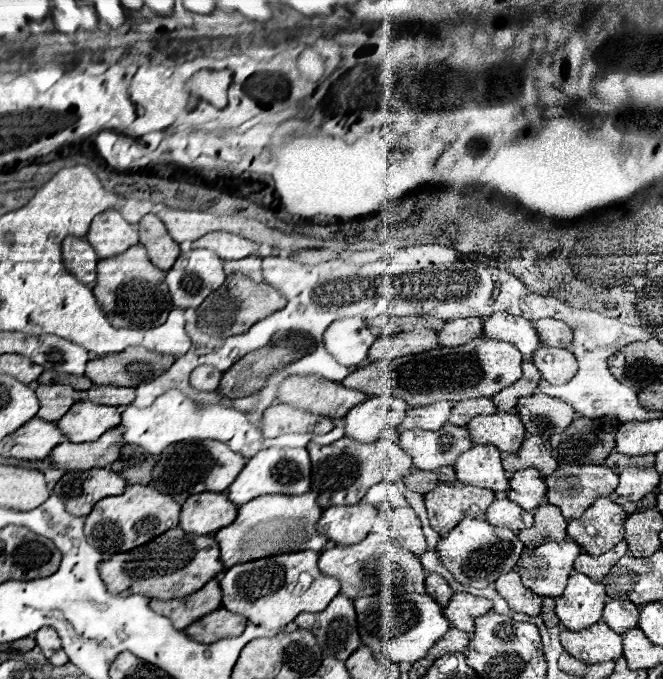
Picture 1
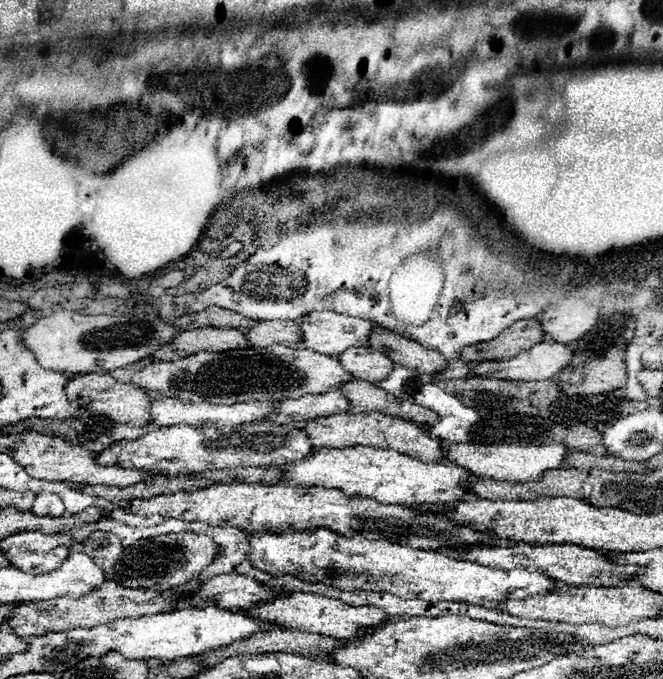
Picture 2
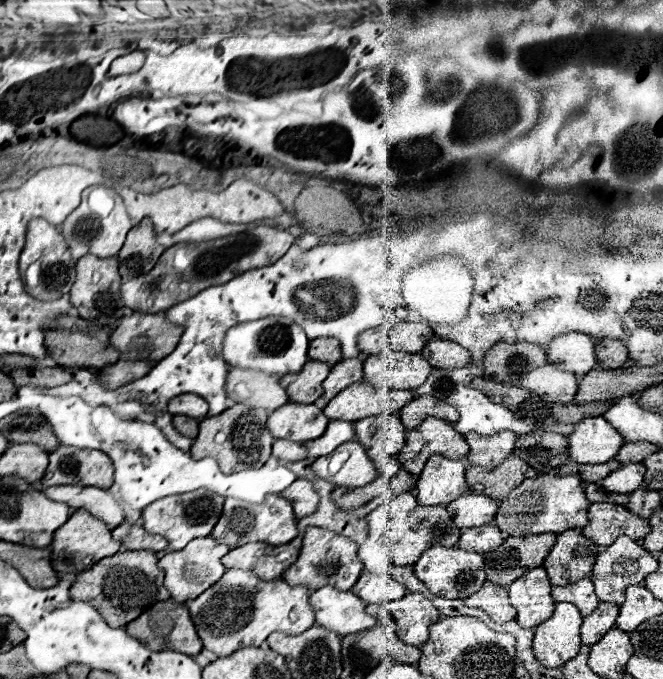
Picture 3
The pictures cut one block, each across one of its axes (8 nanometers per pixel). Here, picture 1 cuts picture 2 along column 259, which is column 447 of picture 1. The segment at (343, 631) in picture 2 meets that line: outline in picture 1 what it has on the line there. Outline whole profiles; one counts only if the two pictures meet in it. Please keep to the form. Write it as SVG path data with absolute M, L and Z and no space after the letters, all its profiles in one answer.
M468 592L454 594L444 608L444 616L450 620L452 628L460 628L468 634L474 632L474 620L480 614L488 614L492 610L492 600L482 596L472 596Z

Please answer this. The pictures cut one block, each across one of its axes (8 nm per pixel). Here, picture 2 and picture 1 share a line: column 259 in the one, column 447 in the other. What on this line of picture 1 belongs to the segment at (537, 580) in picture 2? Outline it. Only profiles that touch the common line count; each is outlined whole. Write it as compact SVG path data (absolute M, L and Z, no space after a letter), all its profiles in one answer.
M464 518L456 528L452 528L436 546L436 552L442 564L454 574L460 584L472 588L486 588L490 586L500 574L512 570L524 550L524 544L518 536L508 528L490 526L486 520L480 518Z

